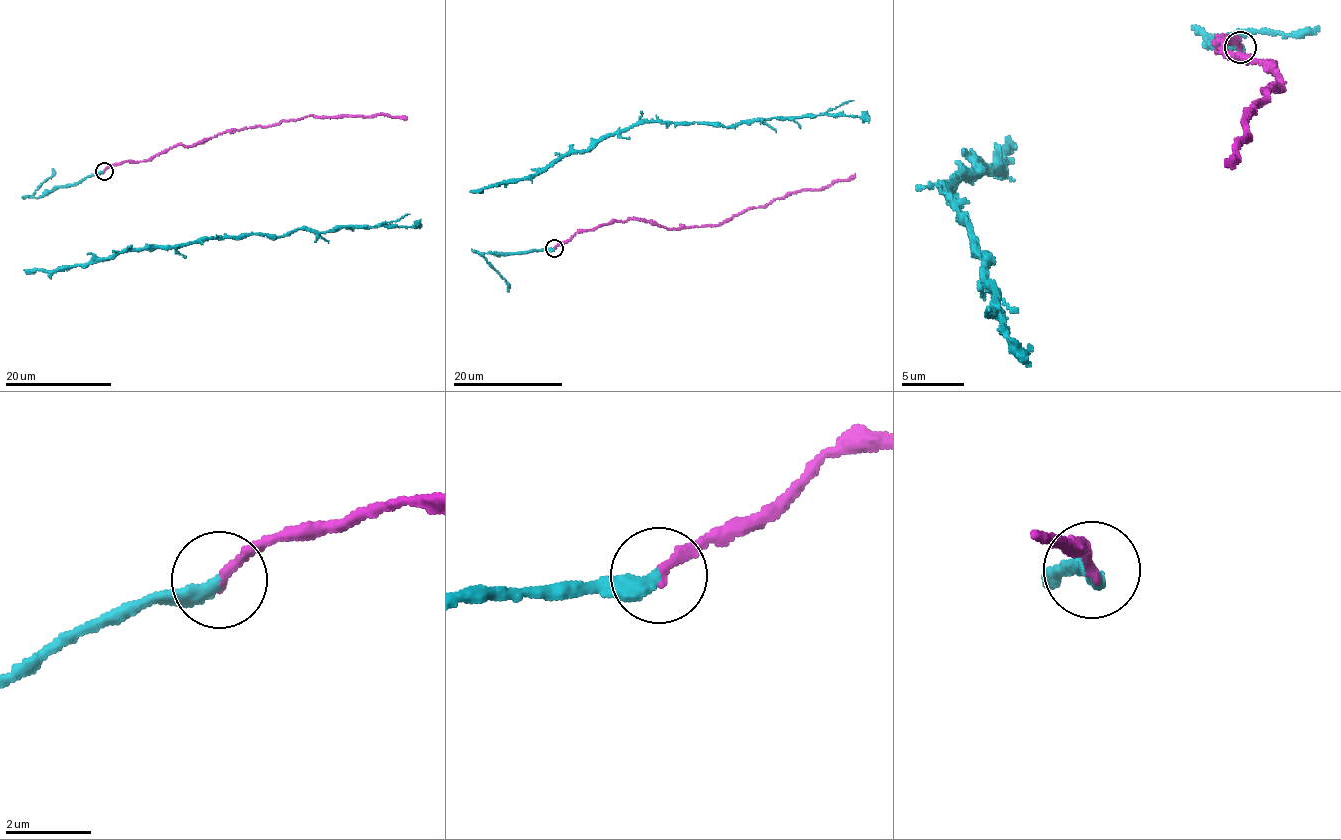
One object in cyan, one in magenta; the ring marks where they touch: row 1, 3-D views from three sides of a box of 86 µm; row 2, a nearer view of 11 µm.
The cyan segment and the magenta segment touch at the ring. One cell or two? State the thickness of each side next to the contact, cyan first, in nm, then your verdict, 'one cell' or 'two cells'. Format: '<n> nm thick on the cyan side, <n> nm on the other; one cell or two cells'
360 nm thick on the cyan side, 220 nm on the other; one cell

